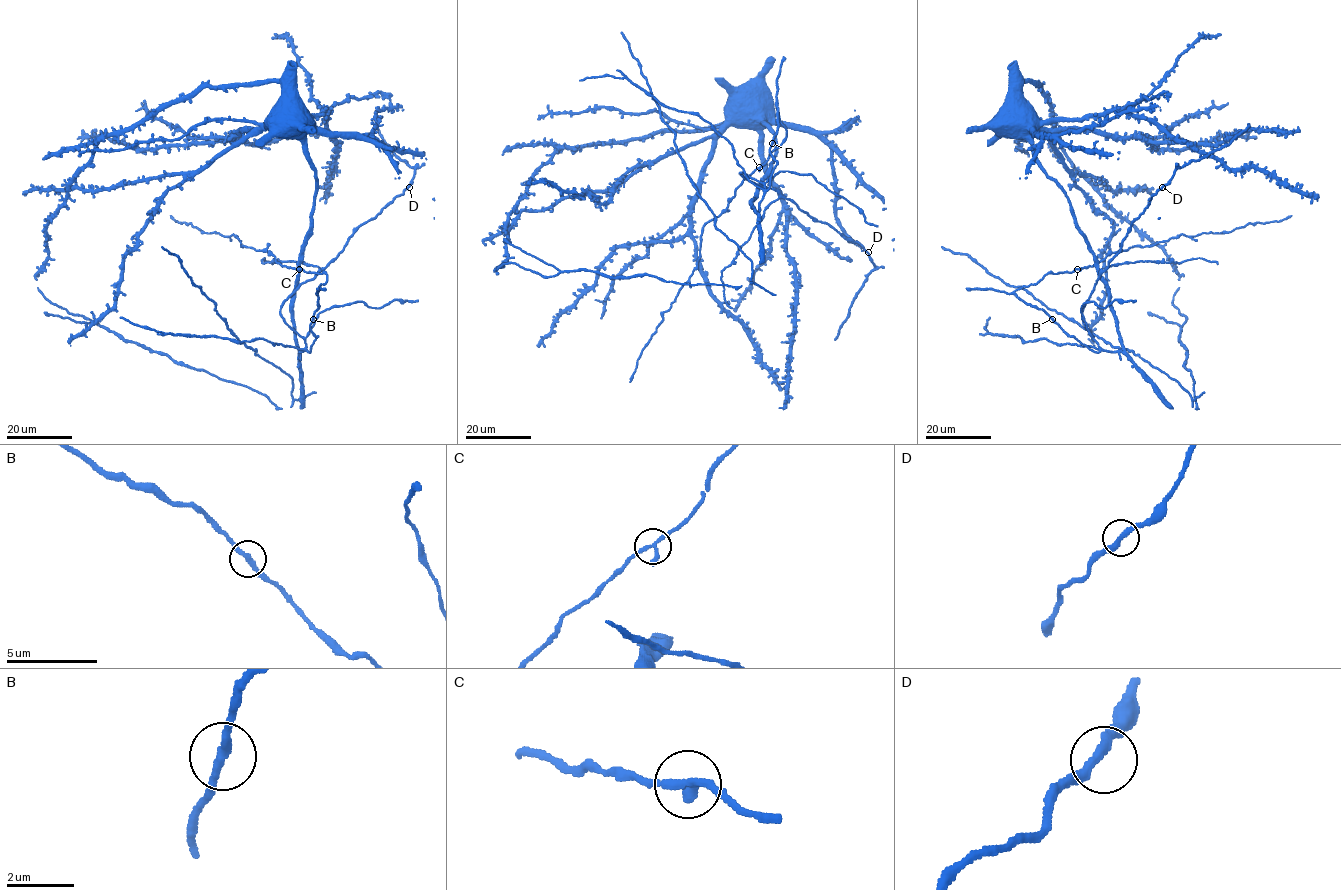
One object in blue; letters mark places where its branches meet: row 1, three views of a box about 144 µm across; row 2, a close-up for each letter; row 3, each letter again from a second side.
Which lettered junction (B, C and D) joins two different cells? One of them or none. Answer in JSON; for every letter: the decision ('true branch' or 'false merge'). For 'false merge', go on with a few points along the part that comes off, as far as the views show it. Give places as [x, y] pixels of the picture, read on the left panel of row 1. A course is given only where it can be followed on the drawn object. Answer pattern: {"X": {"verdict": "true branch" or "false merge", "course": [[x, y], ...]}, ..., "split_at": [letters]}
{"B": {"verdict": "true branch"}, "C": {"verdict": "true branch"}, "D": {"verdict": "true branch"}, "split_at": []}

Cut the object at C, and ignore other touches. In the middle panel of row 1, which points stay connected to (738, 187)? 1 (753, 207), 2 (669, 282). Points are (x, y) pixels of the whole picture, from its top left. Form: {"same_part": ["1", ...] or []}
{"same_part": []}

